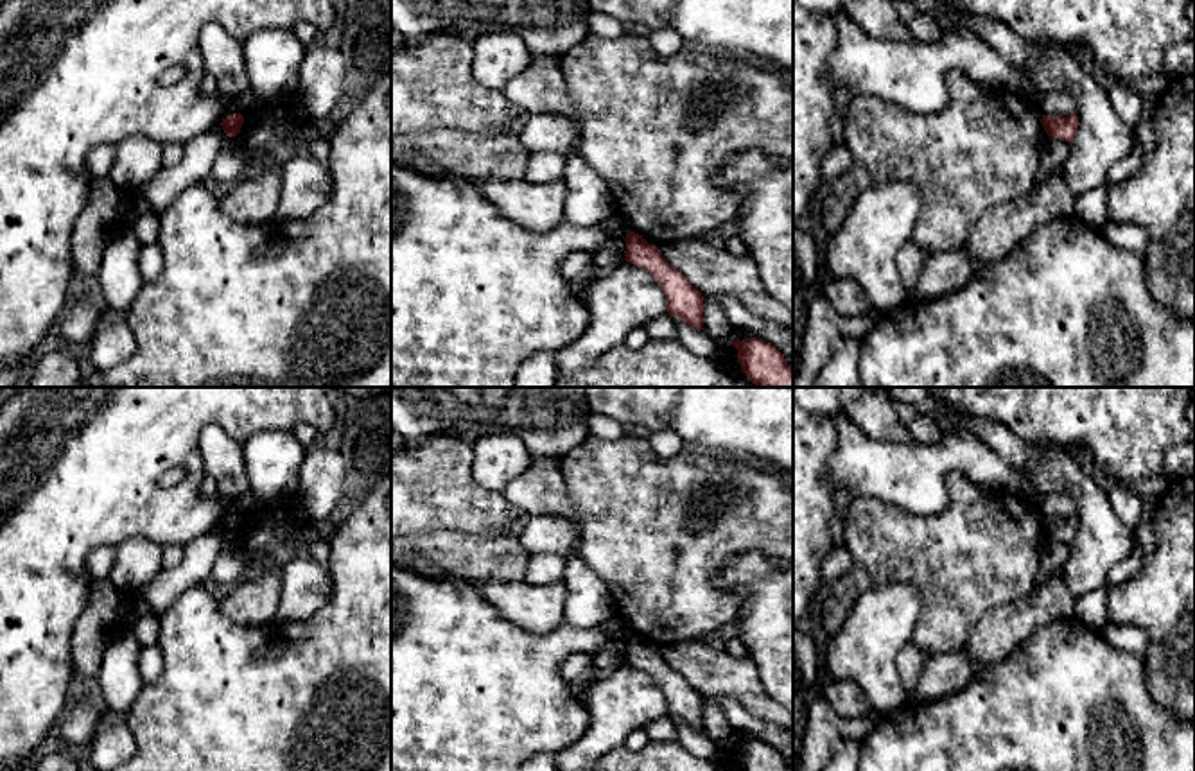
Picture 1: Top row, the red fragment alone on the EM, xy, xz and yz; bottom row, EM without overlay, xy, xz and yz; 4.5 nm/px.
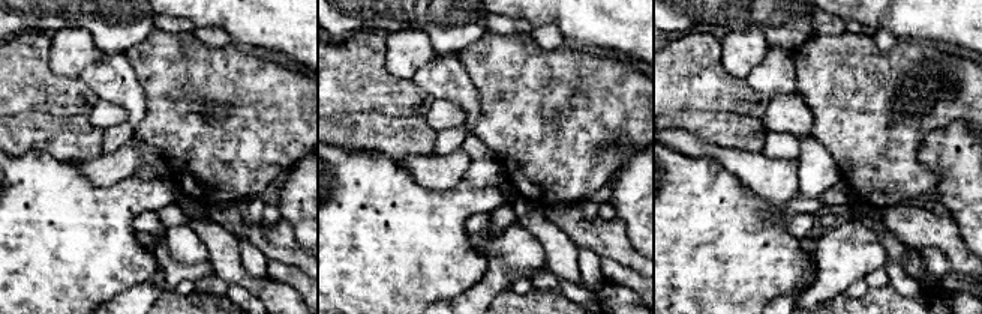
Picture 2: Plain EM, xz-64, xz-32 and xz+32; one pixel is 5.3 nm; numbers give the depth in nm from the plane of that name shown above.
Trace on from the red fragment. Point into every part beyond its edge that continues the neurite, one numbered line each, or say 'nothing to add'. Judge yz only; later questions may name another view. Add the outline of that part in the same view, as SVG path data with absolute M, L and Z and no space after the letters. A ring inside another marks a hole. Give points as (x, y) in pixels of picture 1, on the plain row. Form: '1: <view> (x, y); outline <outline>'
nothing to add

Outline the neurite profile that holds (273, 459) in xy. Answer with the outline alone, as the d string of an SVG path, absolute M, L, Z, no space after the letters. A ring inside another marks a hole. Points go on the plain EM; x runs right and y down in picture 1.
M262 430L244 443L249 493L260 504L292 502L305 448L289 430Z

